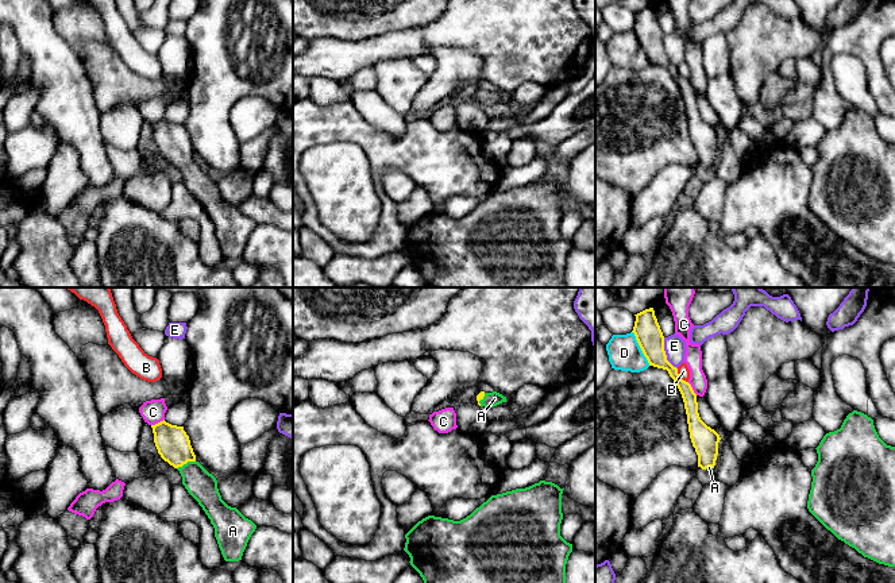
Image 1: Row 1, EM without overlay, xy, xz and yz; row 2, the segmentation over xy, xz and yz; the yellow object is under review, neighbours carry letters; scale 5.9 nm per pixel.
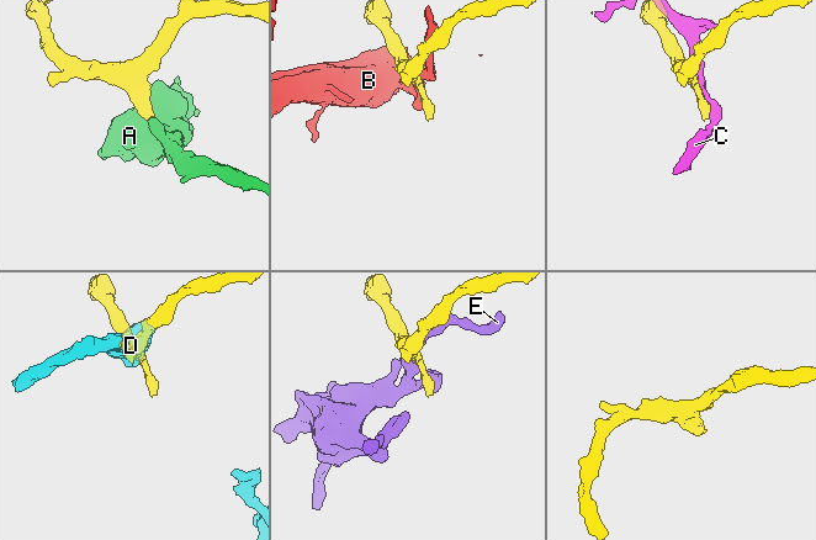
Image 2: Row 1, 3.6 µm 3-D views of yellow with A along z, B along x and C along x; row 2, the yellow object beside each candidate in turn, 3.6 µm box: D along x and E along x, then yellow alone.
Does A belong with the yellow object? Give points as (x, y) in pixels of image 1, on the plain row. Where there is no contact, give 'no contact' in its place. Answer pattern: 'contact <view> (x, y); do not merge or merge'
contact xy (185, 161); merge

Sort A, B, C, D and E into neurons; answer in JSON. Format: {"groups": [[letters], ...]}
{"groups": [["A"], ["B"], ["C"], ["D"], ["E"]]}

